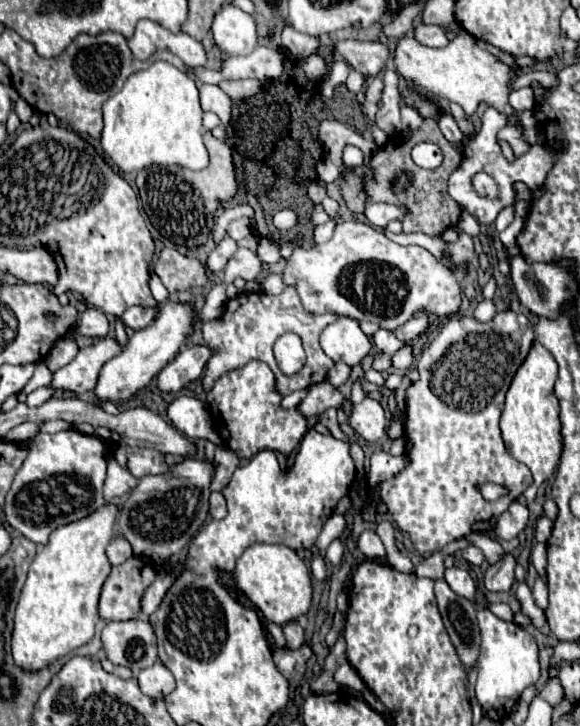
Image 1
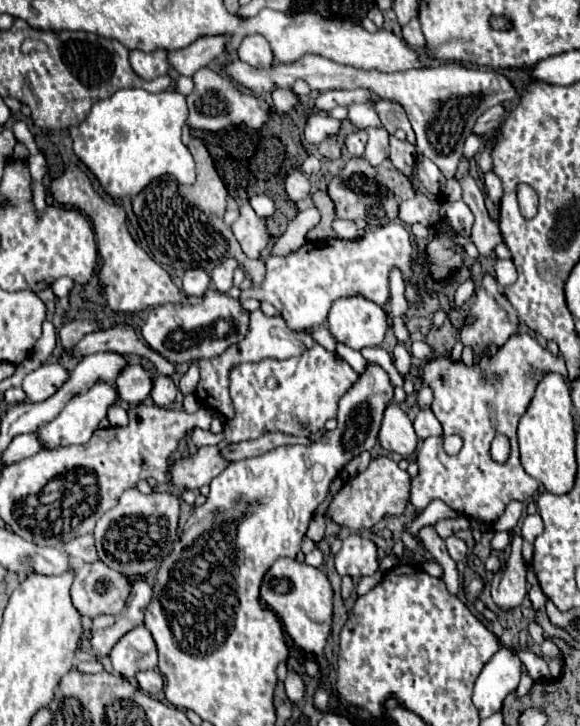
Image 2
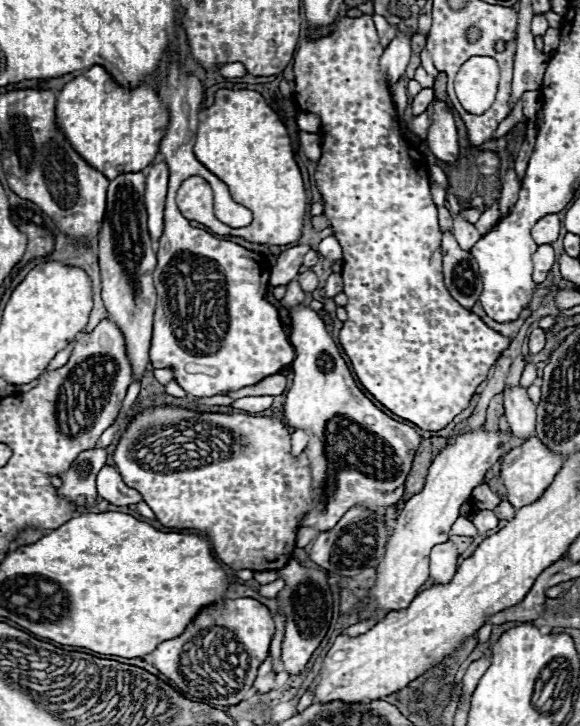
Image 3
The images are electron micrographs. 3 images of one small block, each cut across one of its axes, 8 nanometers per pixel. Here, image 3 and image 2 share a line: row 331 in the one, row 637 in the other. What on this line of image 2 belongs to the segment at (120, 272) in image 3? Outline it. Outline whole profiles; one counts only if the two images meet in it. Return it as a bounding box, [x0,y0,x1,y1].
[110,624,158,678]

